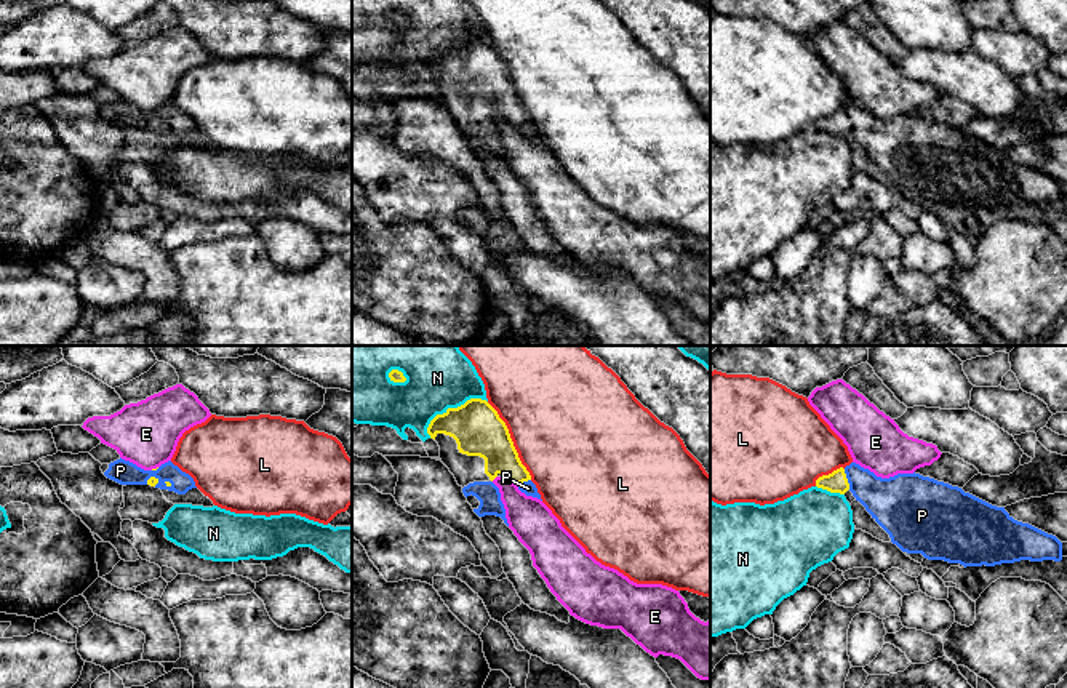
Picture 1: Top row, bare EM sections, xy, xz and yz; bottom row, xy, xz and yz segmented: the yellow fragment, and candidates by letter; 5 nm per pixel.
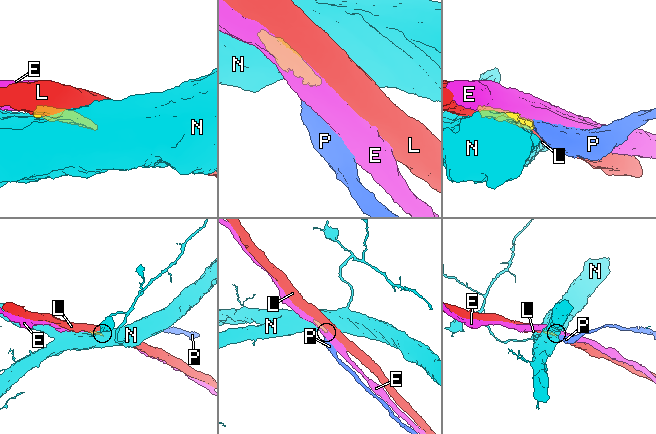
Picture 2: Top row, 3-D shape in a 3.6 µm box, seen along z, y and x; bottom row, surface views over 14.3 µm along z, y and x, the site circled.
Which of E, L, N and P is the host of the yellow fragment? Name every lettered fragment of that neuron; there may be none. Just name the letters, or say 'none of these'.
P

